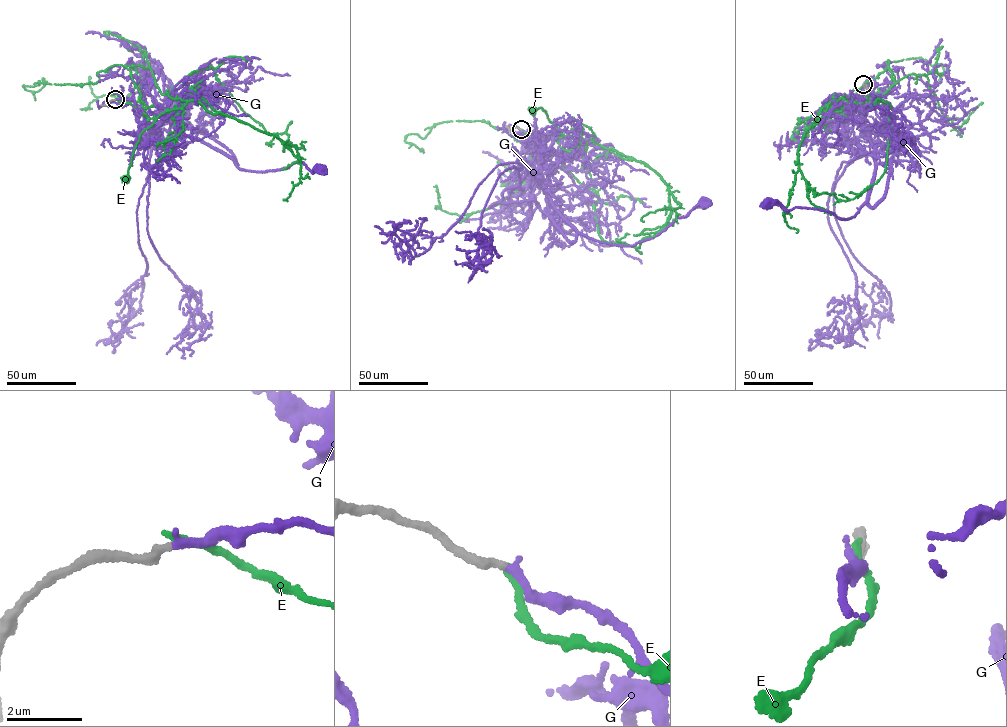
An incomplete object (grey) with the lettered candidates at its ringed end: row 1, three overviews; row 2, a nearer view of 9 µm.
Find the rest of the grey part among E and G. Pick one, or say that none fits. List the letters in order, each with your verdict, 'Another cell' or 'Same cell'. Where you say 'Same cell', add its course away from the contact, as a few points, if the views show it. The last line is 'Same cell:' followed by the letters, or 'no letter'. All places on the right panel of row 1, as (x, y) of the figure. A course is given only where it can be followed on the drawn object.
E: Another cell
G: Same cell. Its course: (863, 84), (853, 108), (838, 111), (846, 135), (874, 162), (865, 202), (846, 220), (767, 203)
Same cell: G

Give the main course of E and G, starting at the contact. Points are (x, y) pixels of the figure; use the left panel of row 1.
E: (115, 99), (130, 103), (142, 115), (156, 119), (140, 135), (126, 177)
G: (115, 100), (134, 100), (139, 121), (161, 139), (204, 142), (241, 168), (263, 172), (299, 161), (320, 169)

